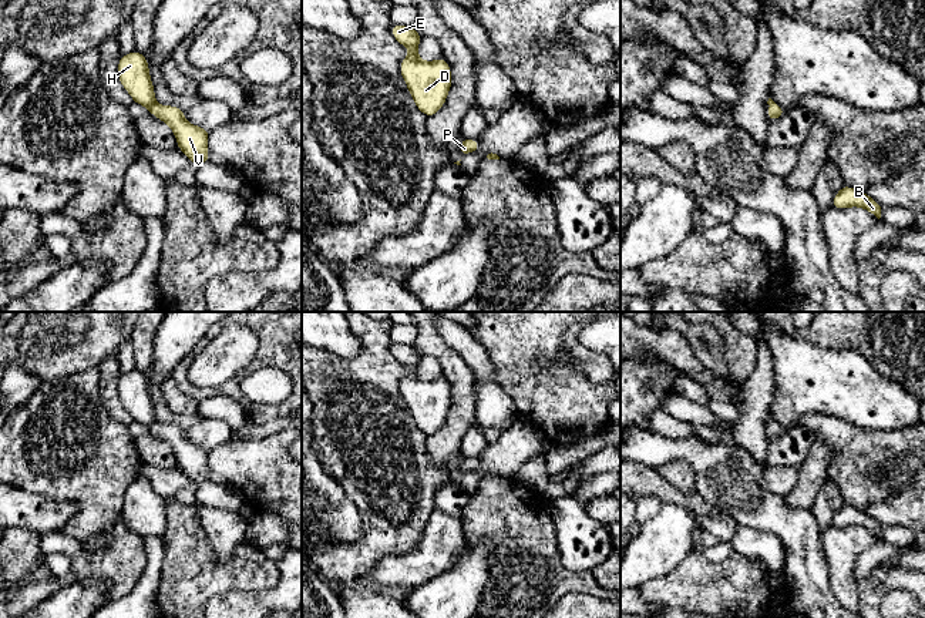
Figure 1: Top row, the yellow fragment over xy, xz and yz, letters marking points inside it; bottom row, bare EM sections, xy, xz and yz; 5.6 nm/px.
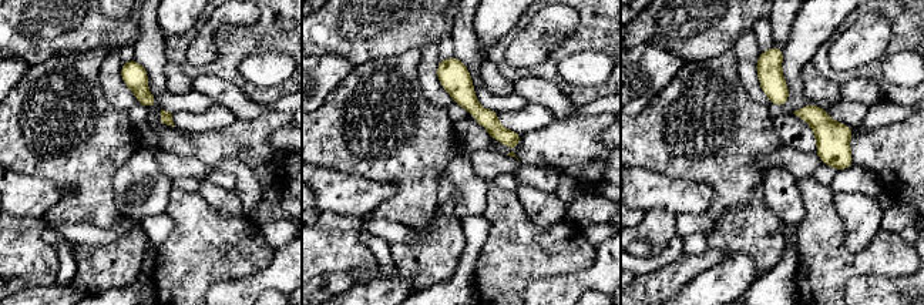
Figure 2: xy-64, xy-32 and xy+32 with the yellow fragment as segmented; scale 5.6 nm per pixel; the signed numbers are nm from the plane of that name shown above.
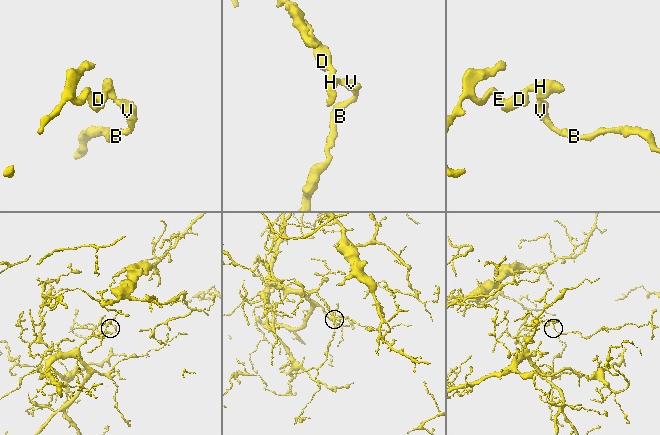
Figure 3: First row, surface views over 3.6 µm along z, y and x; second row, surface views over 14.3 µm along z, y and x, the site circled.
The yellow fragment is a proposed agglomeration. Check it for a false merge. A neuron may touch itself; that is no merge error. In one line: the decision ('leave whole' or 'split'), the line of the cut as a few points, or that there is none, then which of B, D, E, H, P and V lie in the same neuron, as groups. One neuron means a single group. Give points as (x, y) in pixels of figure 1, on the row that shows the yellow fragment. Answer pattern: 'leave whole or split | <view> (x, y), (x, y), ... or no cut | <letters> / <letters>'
leave whole | no cut | B D E H P V

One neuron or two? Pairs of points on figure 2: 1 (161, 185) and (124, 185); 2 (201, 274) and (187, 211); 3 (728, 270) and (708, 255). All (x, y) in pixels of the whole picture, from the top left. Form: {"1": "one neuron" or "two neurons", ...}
{"1": "one neuron", "2": "one neuron", "3": "two neurons"}

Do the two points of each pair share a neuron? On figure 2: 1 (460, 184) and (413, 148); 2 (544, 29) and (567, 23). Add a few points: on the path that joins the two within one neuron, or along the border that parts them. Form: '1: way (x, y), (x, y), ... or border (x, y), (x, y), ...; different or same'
1: border (460, 151), (439, 176), (436, 204); different
2: way (550, 24), (561, 23); same

